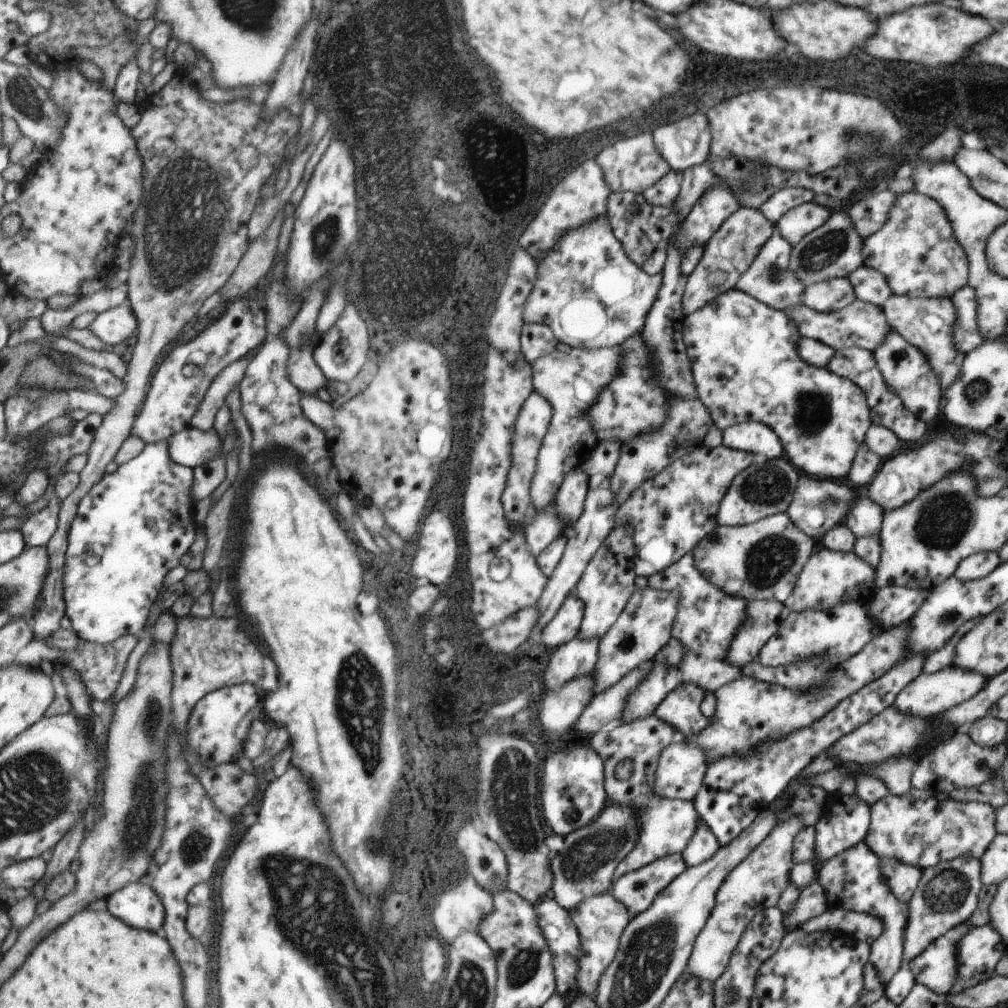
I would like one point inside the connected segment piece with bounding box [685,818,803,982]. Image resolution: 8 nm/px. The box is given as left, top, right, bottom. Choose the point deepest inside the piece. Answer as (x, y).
(758, 882)

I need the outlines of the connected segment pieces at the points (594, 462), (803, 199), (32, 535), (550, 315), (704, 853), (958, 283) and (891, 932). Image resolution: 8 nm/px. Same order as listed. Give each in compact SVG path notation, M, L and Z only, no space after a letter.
M597 442L595 450L585 460L585 464L579 466L579 470L583 470L589 478L599 476L609 480L619 462L619 450L621 450L619 442Z
M781 188L775 194L771 194L761 204L759 210L765 214L765 218L769 218L775 224L787 212L791 212L793 208L797 208L801 204L809 204L811 200L815 200L813 190L807 190L807 188Z
M55 496L47 508L31 514L23 522L23 526L19 530L25 536L27 548L47 548L49 546L49 542L53 540L53 536L57 534L57 528L61 524L61 508L63 508L63 500L59 496Z
M599 218L591 224L565 232L559 240L557 250L545 254L541 262L537 262L537 280L533 284L531 296L523 306L525 324L543 324L549 326L557 338L557 342L569 344L571 348L581 350L599 350L599 348L617 348L627 338L637 336L643 330L647 312L655 300L655 294L661 286L661 274L649 276L641 268L637 268L625 254L621 242L613 236L609 220Z
M699 818L699 820L697 820L697 830L695 830L695 834L691 836L687 848L681 852L681 856L683 856L685 864L687 864L689 868L693 868L693 866L699 866L699 864L705 862L705 860L711 860L713 854L715 854L719 848L721 848L721 844L717 842L715 834L713 834L711 828Z
M917 192L897 196L885 228L865 238L863 266L879 270L889 280L893 296L951 298L969 284L969 258L953 234L945 208Z
M861 842L855 848L849 848L843 854L833 856L827 862L821 862L821 868L817 870L817 880L819 880L819 884L827 892L827 908L849 910L849 912L857 912L857 914L865 914L867 912L867 914L873 914L873 916L877 916L877 918L883 920L883 932L881 932L881 936L875 942L871 942L871 960L869 962L875 966L877 978L883 982L883 992L885 992L885 986L893 980L893 976L903 966L901 962L903 962L903 934L905 934L905 926L907 926L907 904L901 902L901 900L897 900L897 896L891 892L887 880L881 874L881 866L879 866L877 854L873 854L873 850L865 842Z

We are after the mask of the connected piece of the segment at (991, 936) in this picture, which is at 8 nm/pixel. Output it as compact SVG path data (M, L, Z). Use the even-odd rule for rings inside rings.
M991 924L971 928L961 938L961 944L957 944L957 982L951 986L951 992L947 994L957 994L995 976L995 964L1001 960L1005 952L1007 950L1003 946L1001 934Z

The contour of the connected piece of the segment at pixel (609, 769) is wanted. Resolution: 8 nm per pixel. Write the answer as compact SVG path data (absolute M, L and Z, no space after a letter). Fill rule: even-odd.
M647 716L641 720L631 720L631 722L623 722L617 728L609 730L609 732L597 732L595 736L587 738L587 746L593 748L597 752L597 756L603 762L603 776L605 776L605 794L607 794L607 802L617 804L617 806L627 806L633 800L651 794L653 782L655 782L655 768L659 764L659 756L661 752L673 742L673 738L677 738L677 730L671 724L661 722L657 716ZM621 760L631 760L631 774L627 780L617 780L613 776L615 764L619 764Z

